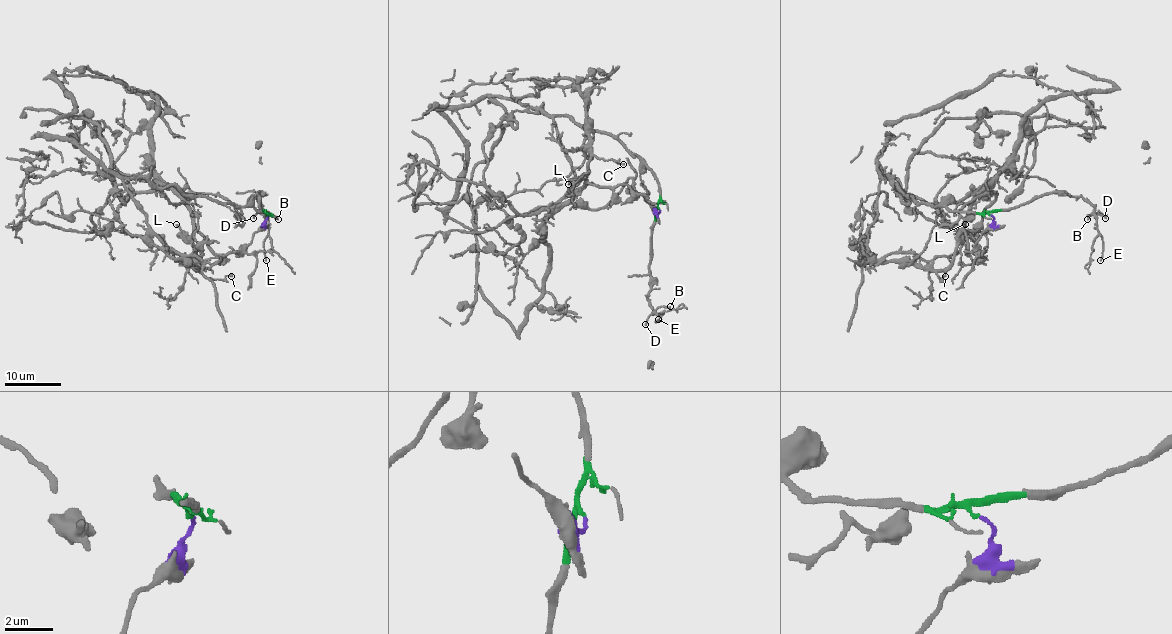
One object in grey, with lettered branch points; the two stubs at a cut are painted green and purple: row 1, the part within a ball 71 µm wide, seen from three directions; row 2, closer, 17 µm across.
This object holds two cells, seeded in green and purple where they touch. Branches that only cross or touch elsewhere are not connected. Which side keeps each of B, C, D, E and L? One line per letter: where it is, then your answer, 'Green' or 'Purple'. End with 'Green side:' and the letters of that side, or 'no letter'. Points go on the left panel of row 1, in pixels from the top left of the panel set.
B: Place: (278, 219). Green
C: Place: (231, 276). Purple
D: Place: (253, 218). Green
E: Place: (266, 260). Green
L: Place: (176, 224). Purple
Green side: B, D, E

